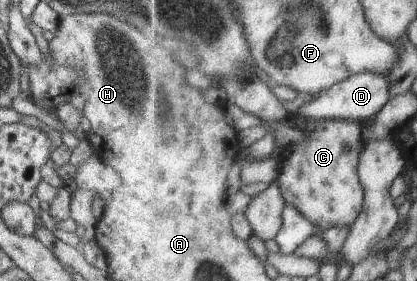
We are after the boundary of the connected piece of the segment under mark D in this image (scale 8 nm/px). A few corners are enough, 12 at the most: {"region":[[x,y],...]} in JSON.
{"region":[[352,75],[295,116],[370,123],[393,97],[389,75]]}

